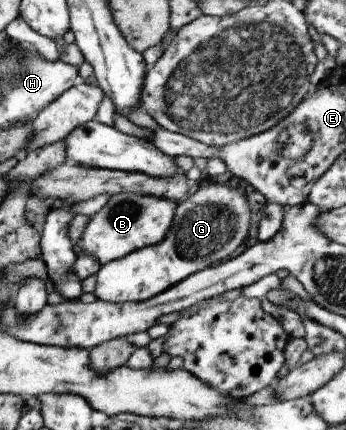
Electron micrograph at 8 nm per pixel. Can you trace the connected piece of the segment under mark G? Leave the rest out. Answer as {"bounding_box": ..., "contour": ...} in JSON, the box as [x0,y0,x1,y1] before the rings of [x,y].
{"bounding_box":[93,180,249,303],"contour":[[[202,180],[194,185],[185,198],[176,202],[170,227],[160,243],[149,245],[130,252],[118,259],[110,260],[101,265],[95,273],[96,284],[93,294],[99,301],[110,303],[141,302],[153,298],[156,294],[180,283],[203,267],[217,265],[217,262],[230,258],[231,252],[243,242],[249,228],[249,206],[243,193],[225,184],[209,183]]]}

